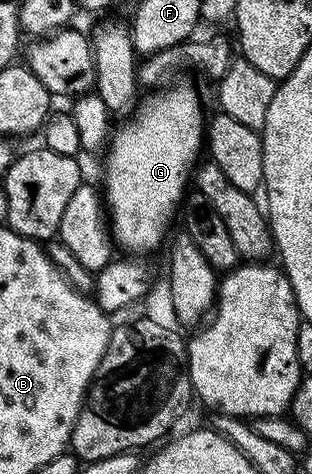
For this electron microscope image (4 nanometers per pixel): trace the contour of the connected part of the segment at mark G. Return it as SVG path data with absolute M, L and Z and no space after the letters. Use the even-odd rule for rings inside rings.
M179 83L145 94L148 96L121 122L125 123L111 132L103 152L102 199L110 220L110 238L128 253L152 251L169 238L168 226L181 210L206 143L206 114L200 108L200 95Z

